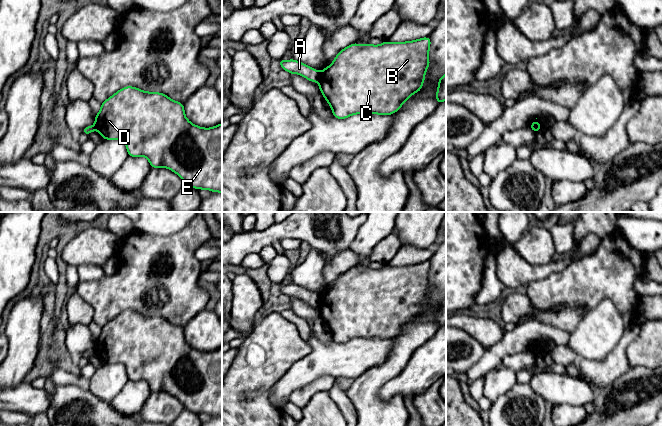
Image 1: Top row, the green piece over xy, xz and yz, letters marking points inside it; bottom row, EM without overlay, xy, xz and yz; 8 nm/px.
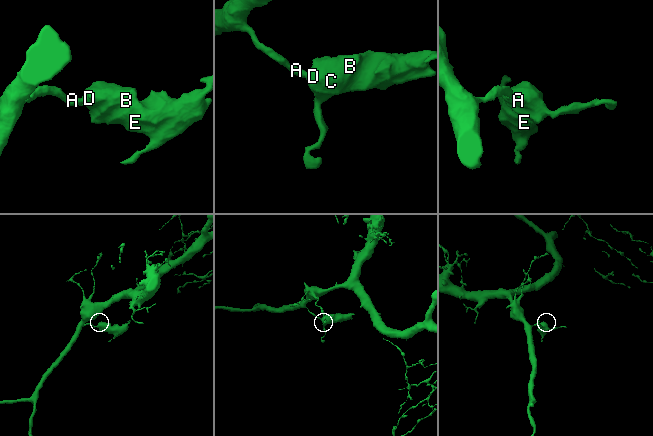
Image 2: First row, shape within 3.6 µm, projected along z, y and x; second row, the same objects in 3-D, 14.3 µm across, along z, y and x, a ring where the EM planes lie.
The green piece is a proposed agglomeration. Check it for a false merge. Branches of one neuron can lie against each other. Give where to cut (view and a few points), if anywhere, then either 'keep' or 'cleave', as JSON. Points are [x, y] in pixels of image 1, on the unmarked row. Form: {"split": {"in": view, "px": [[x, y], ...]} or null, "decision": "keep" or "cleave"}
{"split": {"in": "xz", "px": [[320, 297], [317, 305]]}, "decision": "cleave"}

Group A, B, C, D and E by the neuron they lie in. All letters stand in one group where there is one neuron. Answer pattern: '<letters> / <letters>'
A / B C D E

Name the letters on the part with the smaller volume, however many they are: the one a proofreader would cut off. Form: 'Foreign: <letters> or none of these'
Foreign: B, C, D, E

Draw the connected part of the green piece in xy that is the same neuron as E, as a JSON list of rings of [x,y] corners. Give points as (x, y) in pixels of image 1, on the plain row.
[[[127,310],[101,327],[94,351],[103,363],[123,364],[128,380],[144,380],[152,392],[170,393],[180,400],[185,409],[192,412],[222,417],[222,347],[212,352],[199,351],[186,342],[183,327],[174,325],[163,317]]]

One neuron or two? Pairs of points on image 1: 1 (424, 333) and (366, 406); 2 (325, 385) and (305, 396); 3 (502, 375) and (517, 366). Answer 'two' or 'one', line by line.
1: one
2: one
3: two

